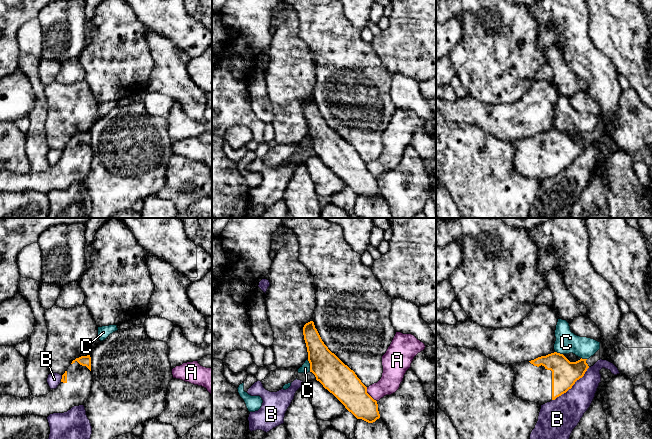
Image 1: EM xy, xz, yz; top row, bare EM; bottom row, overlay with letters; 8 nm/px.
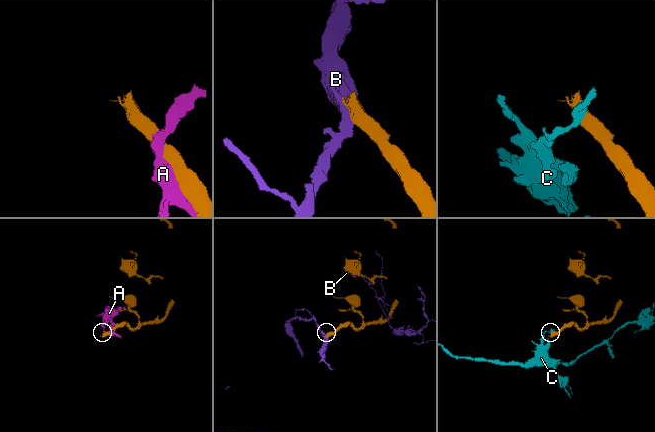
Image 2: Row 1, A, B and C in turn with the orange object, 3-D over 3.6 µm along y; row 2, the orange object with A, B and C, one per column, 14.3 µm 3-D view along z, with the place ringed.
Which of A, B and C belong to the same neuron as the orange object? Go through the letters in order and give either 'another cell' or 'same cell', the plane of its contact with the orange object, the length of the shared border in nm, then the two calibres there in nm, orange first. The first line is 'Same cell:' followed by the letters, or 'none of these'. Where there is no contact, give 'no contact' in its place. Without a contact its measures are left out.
Same cell: none of these
A: another cell; contact in xz; length 150 nm; calibres 240 and 170 nm
B: another cell; contact in yz; length 400 nm; calibres 200 and 280 nm
C: another cell; contact in xz; length 110 nm; calibres 240 and 70 nm

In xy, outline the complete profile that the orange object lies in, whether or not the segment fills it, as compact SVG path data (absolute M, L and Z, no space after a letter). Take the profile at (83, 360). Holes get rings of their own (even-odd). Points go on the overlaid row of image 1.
M90 355L72 361L56 389L43 396L26 398L0 395L0 417L38 415L48 417L84 405L90 395L93 377Z

